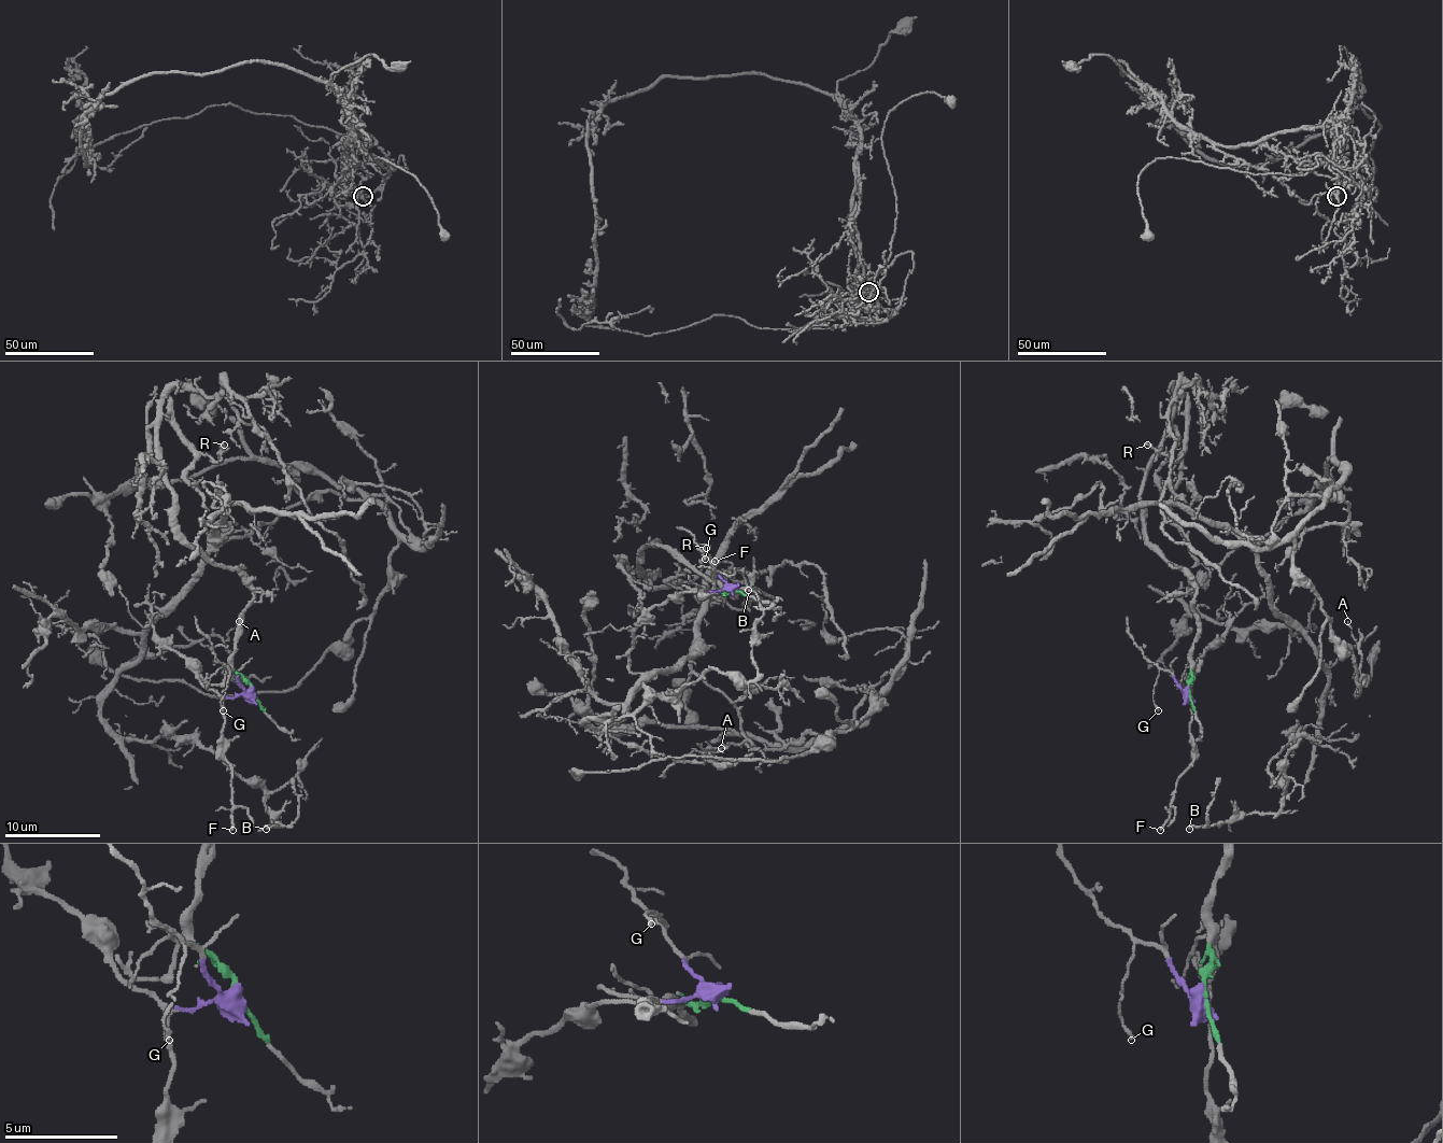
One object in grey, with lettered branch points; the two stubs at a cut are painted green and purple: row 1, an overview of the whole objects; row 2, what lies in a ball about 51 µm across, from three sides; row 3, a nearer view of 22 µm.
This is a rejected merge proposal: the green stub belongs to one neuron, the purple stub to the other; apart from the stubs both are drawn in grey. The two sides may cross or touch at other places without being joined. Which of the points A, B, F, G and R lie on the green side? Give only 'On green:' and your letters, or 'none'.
On green: R

